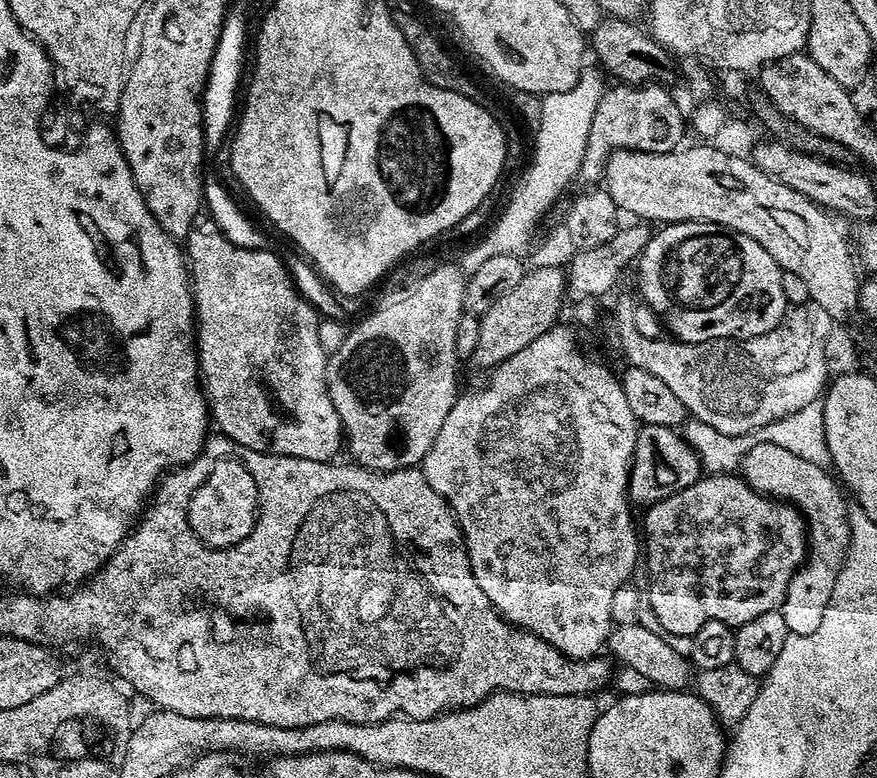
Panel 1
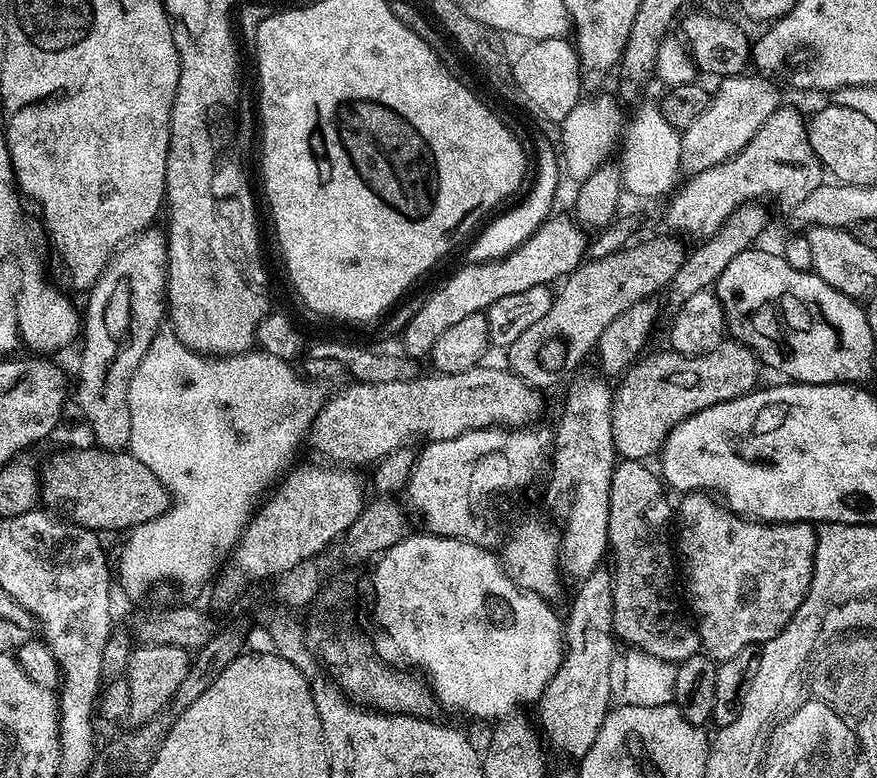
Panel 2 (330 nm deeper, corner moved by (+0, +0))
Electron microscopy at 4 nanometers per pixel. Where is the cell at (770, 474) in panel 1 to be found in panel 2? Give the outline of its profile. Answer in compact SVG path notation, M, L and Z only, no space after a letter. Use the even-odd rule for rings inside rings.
M690 492L683 497L684 500L678 504L678 524L684 527L684 537L680 540L680 548L678 544L678 560L684 563L684 584L688 587L688 600L692 603L691 615L700 619L698 623L698 631L700 634L700 642L703 651L711 656L717 662L723 662L734 658L734 654L738 654L743 648L751 648L753 646L763 645L765 640L774 638L783 630L790 621L793 614L798 610L798 606L802 606L802 602L806 598L806 594L812 585L812 575L814 574L814 554L816 553L816 528L811 523L807 524L766 524L759 520L750 520L742 516L736 515L735 512L728 511L727 507L715 504L711 495L703 492Z

